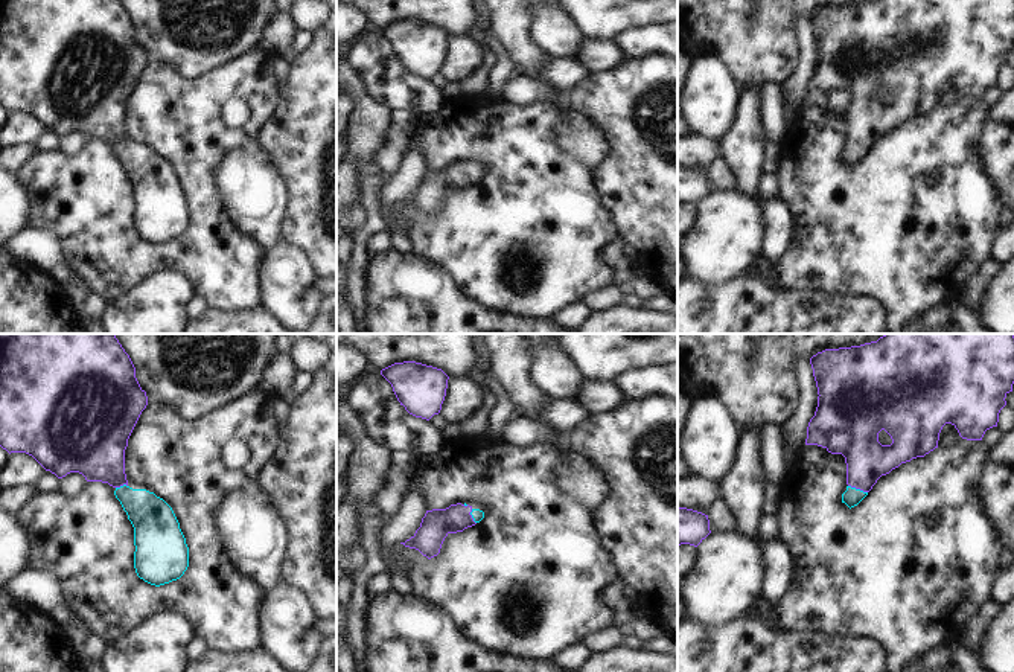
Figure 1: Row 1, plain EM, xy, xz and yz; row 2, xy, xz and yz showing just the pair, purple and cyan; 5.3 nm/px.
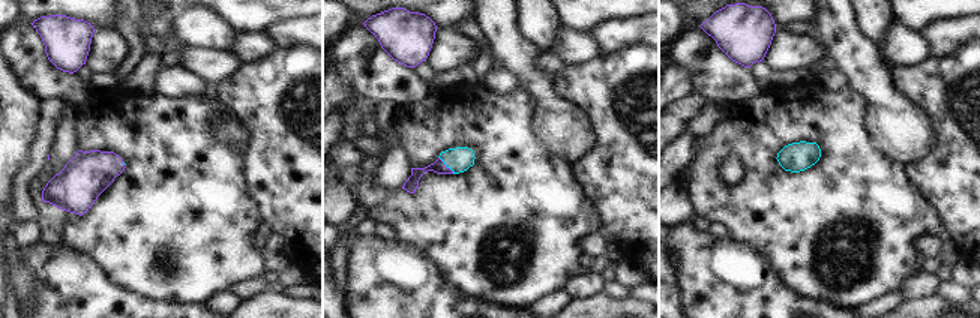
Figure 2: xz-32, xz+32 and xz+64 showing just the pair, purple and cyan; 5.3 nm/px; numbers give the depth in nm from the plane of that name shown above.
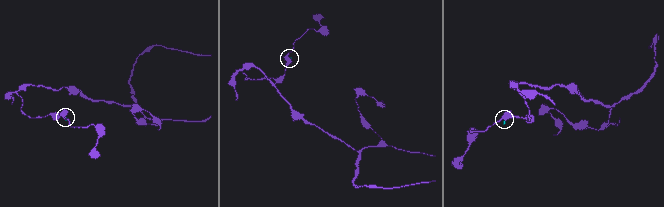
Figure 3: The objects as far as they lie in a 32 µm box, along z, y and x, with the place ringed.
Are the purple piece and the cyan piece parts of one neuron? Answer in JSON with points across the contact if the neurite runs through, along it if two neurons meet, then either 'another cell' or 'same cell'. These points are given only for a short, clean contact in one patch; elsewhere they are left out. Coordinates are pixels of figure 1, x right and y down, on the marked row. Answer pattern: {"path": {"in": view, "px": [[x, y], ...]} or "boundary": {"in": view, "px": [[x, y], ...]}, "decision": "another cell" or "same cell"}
{"path": {"in": "yz", "px": [[867, 459], [857, 488], [851, 497]]}, "decision": "same cell"}

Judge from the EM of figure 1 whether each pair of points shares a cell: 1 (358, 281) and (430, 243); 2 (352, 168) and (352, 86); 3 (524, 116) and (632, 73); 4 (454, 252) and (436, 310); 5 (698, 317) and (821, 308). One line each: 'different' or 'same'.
1: different
2: same
3: different
4: different
5: same

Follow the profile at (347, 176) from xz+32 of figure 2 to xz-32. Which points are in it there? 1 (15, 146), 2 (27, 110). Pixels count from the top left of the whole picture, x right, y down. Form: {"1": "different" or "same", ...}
{"1": "different", "2": "different"}

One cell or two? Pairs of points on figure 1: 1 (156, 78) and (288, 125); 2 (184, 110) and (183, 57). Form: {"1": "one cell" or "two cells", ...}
{"1": "two cells", "2": "two cells"}

